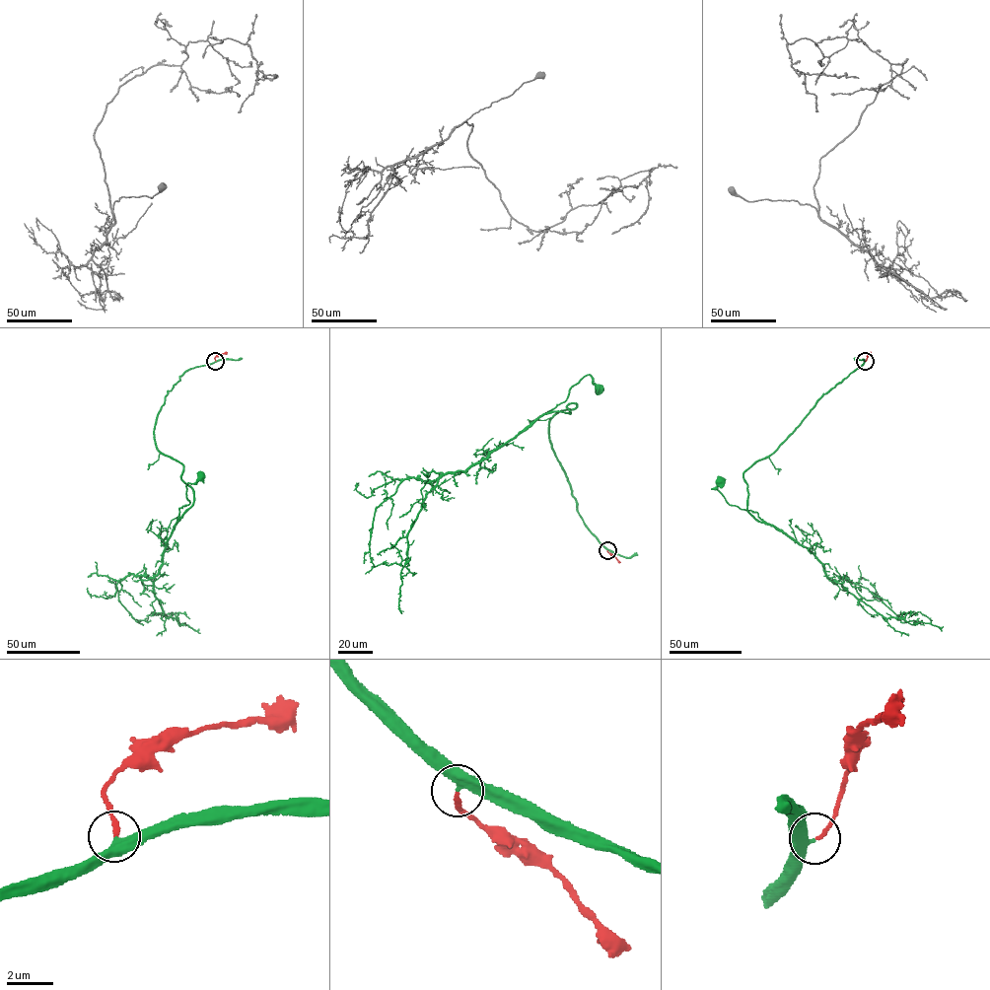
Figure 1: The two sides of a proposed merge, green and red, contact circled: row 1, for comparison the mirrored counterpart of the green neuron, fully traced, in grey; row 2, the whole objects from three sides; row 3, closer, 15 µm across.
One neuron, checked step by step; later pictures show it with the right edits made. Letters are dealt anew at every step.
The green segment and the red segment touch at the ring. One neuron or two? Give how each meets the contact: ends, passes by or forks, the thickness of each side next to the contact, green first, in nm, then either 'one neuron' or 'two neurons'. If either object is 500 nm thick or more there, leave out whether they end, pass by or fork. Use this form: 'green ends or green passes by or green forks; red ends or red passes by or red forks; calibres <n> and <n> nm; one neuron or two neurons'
green passes by; red ends; calibres 320 and 150 nm; one neuron

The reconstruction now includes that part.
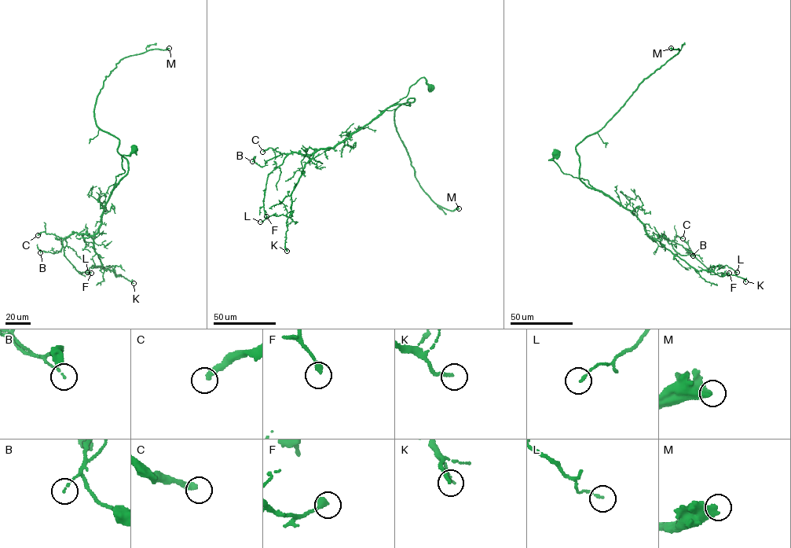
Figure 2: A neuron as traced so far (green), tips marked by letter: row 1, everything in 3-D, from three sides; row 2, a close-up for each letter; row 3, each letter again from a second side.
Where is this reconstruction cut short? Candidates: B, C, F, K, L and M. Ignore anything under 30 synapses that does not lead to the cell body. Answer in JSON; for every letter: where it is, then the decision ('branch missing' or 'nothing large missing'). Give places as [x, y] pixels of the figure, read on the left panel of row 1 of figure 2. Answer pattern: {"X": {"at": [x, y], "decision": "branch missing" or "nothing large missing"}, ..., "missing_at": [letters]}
{"B": {"at": [40, 252], "decision": "nothing large missing"}, "C": {"at": [38, 235], "decision": "nothing large missing"}, "F": {"at": [91, 273], "decision": "nothing large missing"}, "K": {"at": [133, 283], "decision": "nothing large missing"}, "L": {"at": [87, 272], "decision": "nothing large missing"}, "M": {"at": [169, 48], "decision": "branch missing"}, "missing_at": ["M"]}

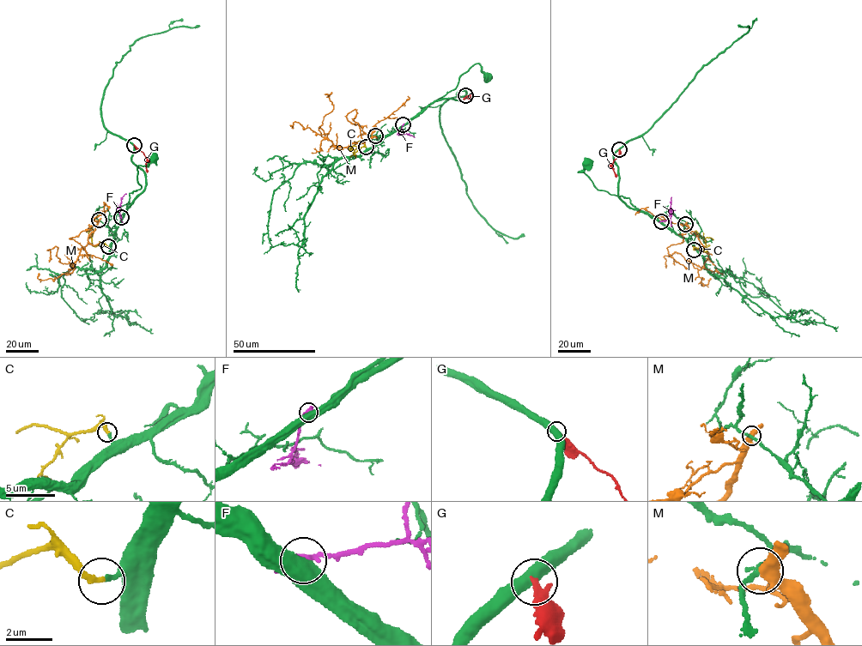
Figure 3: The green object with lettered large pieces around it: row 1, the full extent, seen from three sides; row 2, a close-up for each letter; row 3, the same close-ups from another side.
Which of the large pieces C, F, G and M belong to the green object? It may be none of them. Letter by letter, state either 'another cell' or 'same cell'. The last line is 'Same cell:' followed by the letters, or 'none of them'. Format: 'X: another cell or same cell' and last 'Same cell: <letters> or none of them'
C: same cell
F: another cell
G: another cell
M: another cell
Same cell: C

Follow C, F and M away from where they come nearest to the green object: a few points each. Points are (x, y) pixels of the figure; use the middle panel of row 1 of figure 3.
C: (366, 147), (351, 146), (349, 148), (352, 150), (354, 145), (361, 141), (354, 141)
F: (403, 124), (401, 132), (414, 137)
M: (375, 135), (344, 147), (323, 137), (318, 128), (333, 109), (331, 93), (325, 94)

